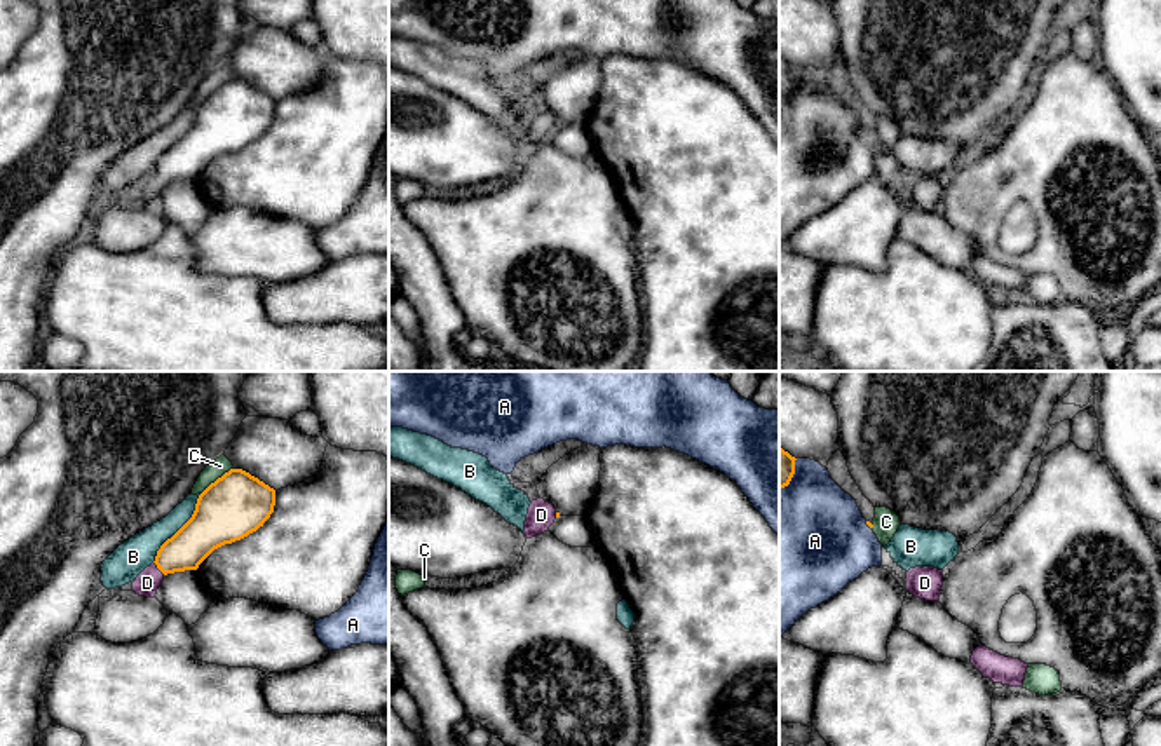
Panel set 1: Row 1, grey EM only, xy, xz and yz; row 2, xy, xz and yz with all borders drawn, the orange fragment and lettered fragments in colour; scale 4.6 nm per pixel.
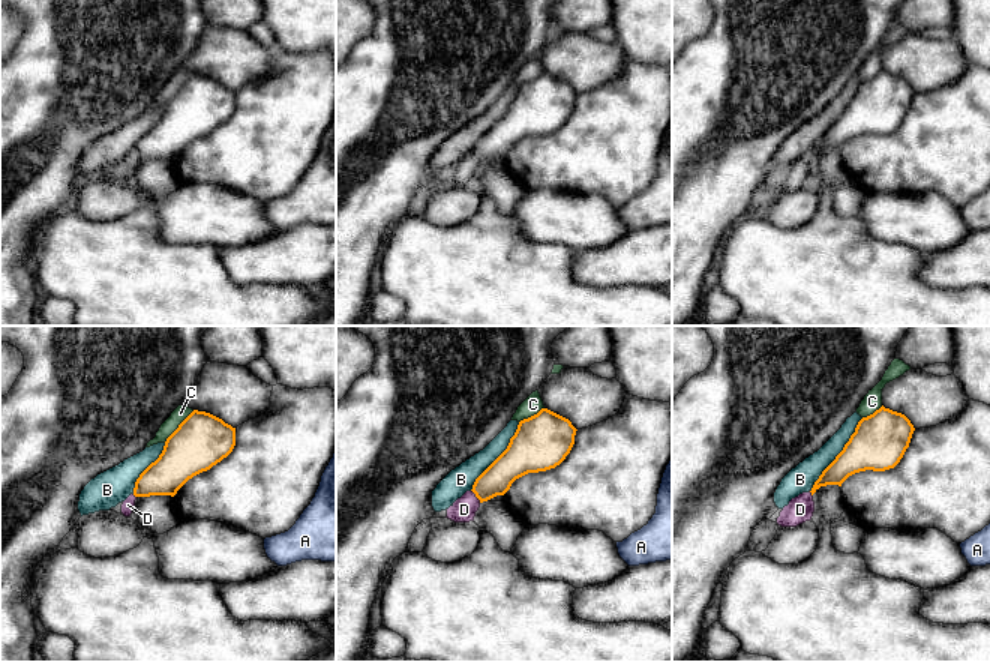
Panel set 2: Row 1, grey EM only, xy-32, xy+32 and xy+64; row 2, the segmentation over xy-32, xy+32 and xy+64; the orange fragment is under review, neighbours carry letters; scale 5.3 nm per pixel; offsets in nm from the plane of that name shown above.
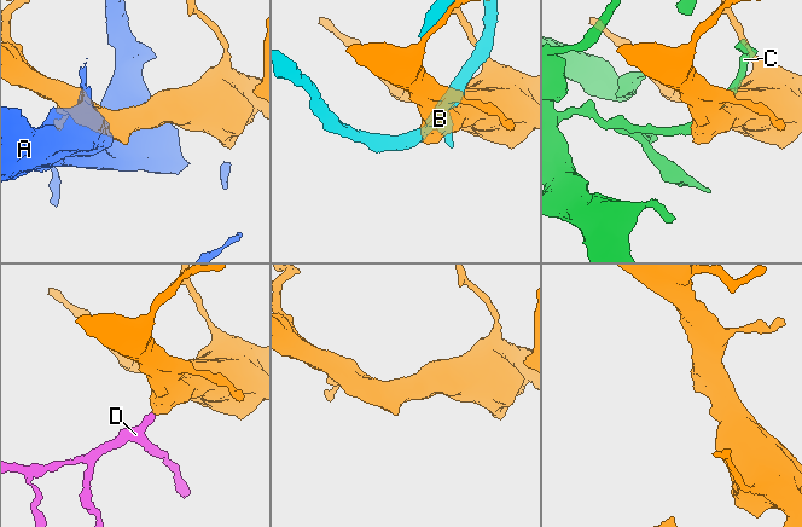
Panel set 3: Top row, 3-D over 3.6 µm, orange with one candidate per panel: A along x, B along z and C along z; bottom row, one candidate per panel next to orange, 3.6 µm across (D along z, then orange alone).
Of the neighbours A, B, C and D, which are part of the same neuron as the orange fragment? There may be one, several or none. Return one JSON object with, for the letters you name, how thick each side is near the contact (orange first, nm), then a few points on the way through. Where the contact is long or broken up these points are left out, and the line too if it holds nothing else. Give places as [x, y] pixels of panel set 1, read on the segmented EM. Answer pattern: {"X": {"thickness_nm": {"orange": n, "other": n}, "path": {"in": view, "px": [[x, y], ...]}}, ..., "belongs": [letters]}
{"D": {"thickness_nm": {"orange": 180, "other": 110}, "path": {"in": "xy", "px": [[201, 534], [159, 569], [147, 583]]}}, "belongs": ["D"]}

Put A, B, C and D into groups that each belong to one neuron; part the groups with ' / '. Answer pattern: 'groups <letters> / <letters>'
groups A / B / C / D

